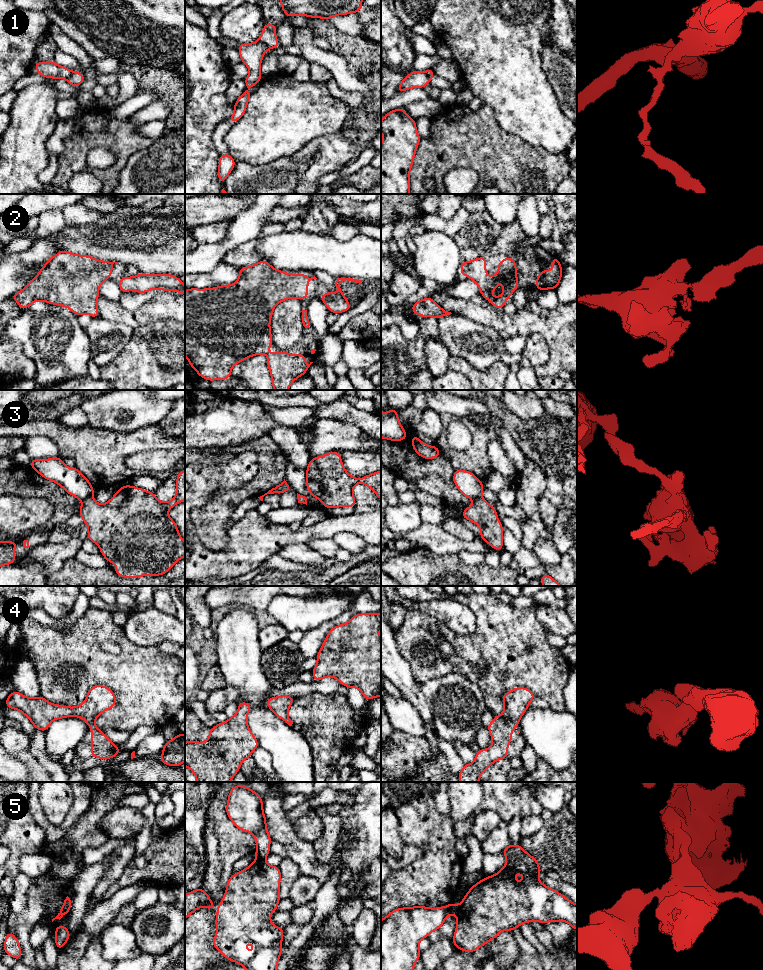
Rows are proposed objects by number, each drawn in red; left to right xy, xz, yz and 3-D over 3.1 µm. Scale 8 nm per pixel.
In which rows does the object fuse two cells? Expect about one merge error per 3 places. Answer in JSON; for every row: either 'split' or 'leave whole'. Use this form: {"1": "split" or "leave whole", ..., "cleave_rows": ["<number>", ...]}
{"1": "split", "2": "leave whole", "3": "split", "4": "leave whole", "5": "split", "cleave_rows": ["1", "3", "5"]}

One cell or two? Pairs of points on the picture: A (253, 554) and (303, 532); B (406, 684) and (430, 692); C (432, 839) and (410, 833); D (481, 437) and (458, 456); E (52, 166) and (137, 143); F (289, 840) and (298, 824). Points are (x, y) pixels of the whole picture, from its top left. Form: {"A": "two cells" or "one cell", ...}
{"A": "one cell", "B": "two cells", "C": "one cell", "D": "one cell", "E": "two cells", "F": "two cells"}

